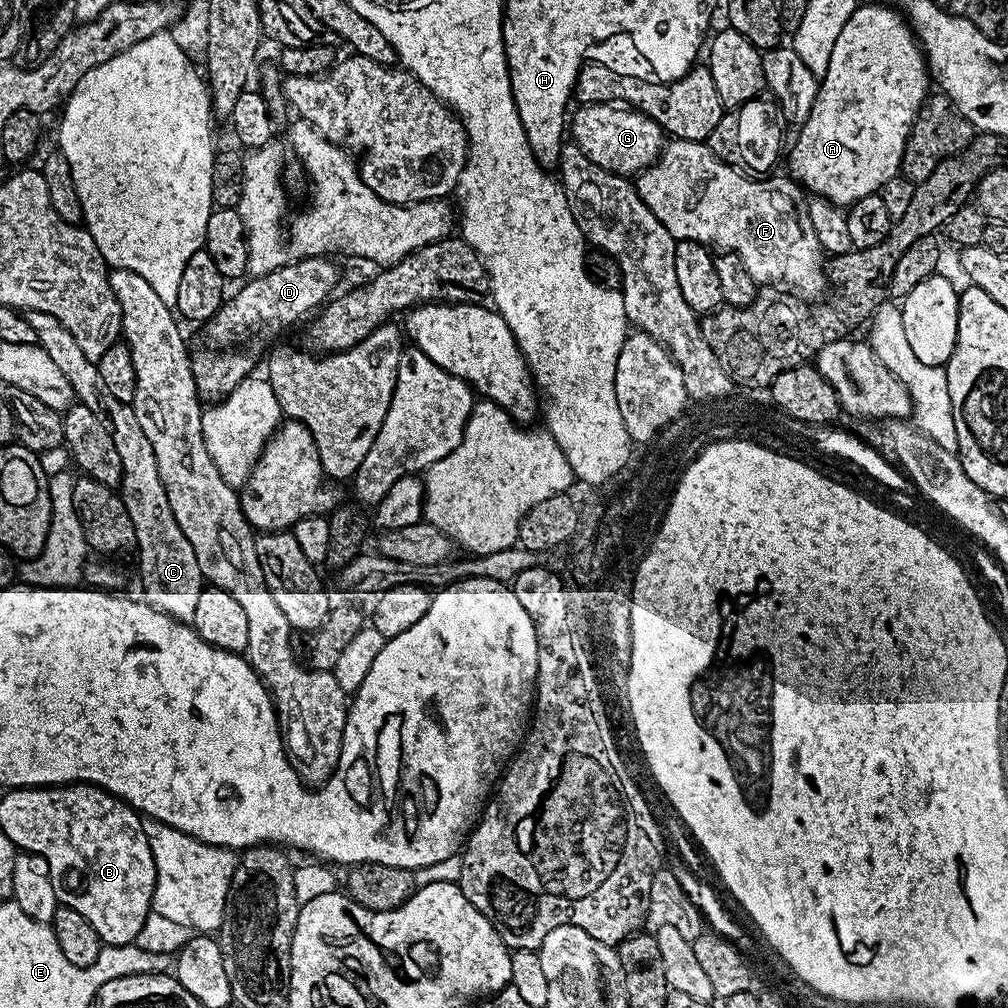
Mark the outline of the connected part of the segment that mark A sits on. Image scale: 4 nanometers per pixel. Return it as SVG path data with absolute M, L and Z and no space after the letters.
M861 3L854 10L854 14L850 14L846 26L842 26L842 34L838 34L838 42L834 42L834 51L830 53L830 66L826 70L826 74L819 77L818 80L814 106L810 110L810 118L806 123L799 125L797 132L800 133L797 134L796 141L792 144L792 153L788 156L788 164L792 167L791 179L799 182L805 189L808 187L809 193L823 196L825 200L837 206L847 206L853 204L858 198L866 198L879 193L881 186L900 172L900 163L902 162L902 154L908 141L908 135L914 126L920 108L930 95L928 84L930 88L928 62L913 33L912 25L895 7L889 6L887 8L884 4Z

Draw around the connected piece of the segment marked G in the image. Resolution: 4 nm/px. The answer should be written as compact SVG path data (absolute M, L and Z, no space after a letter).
M585 104L577 109L570 116L571 143L576 144L578 150L582 150L586 158L590 158L590 162L602 166L602 170L632 178L656 163L664 150L664 129L658 126L658 122L654 122L654 118L637 112L635 108L616 104Z

